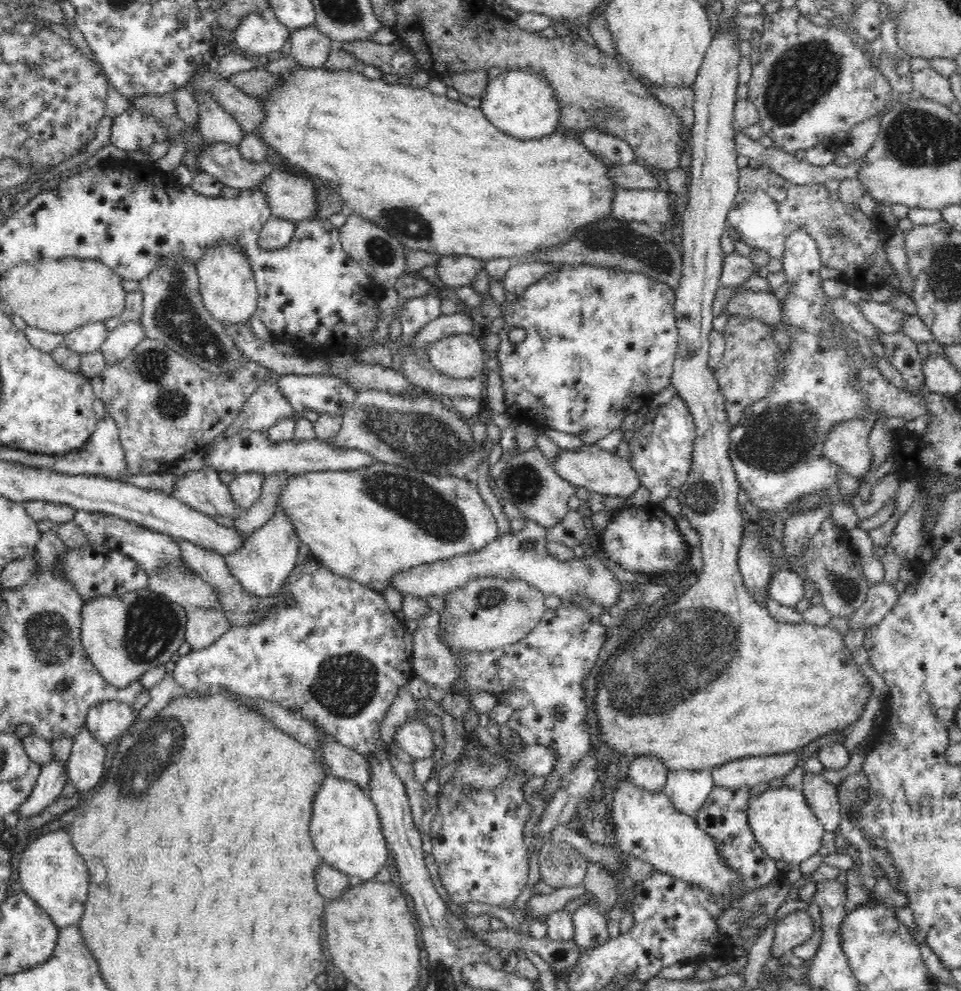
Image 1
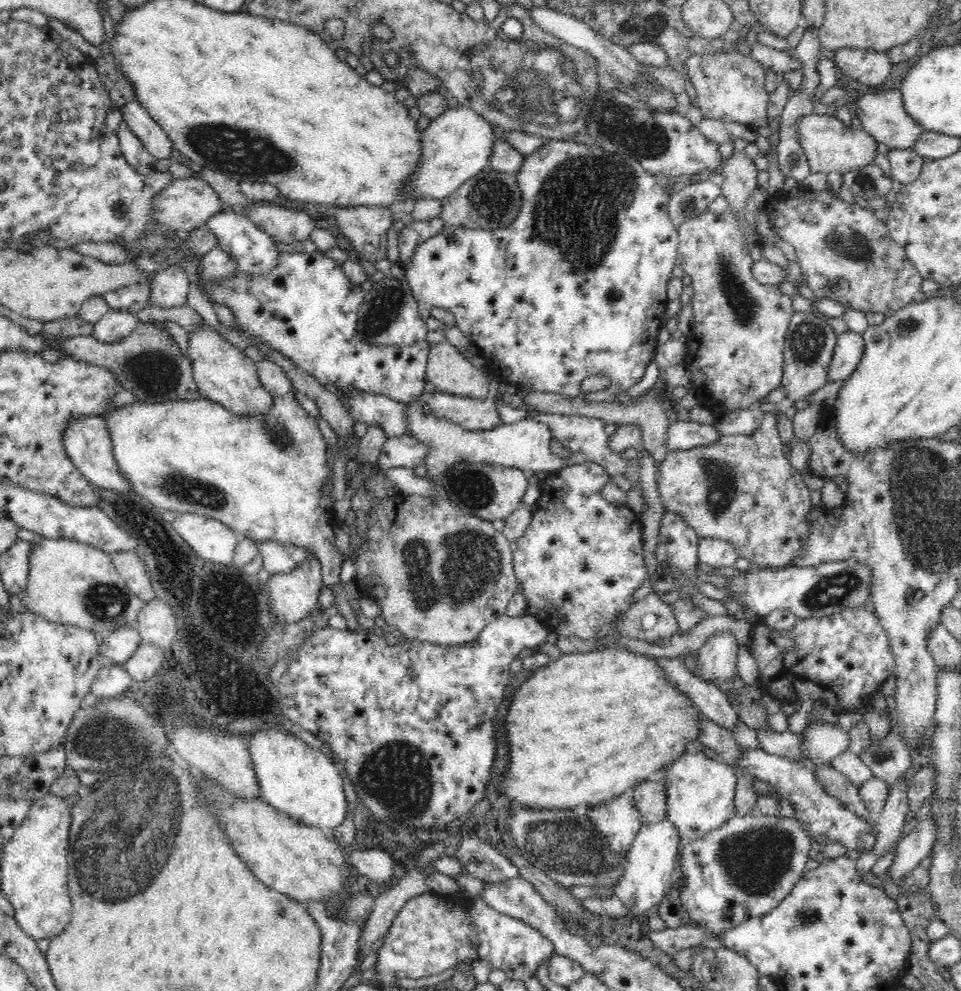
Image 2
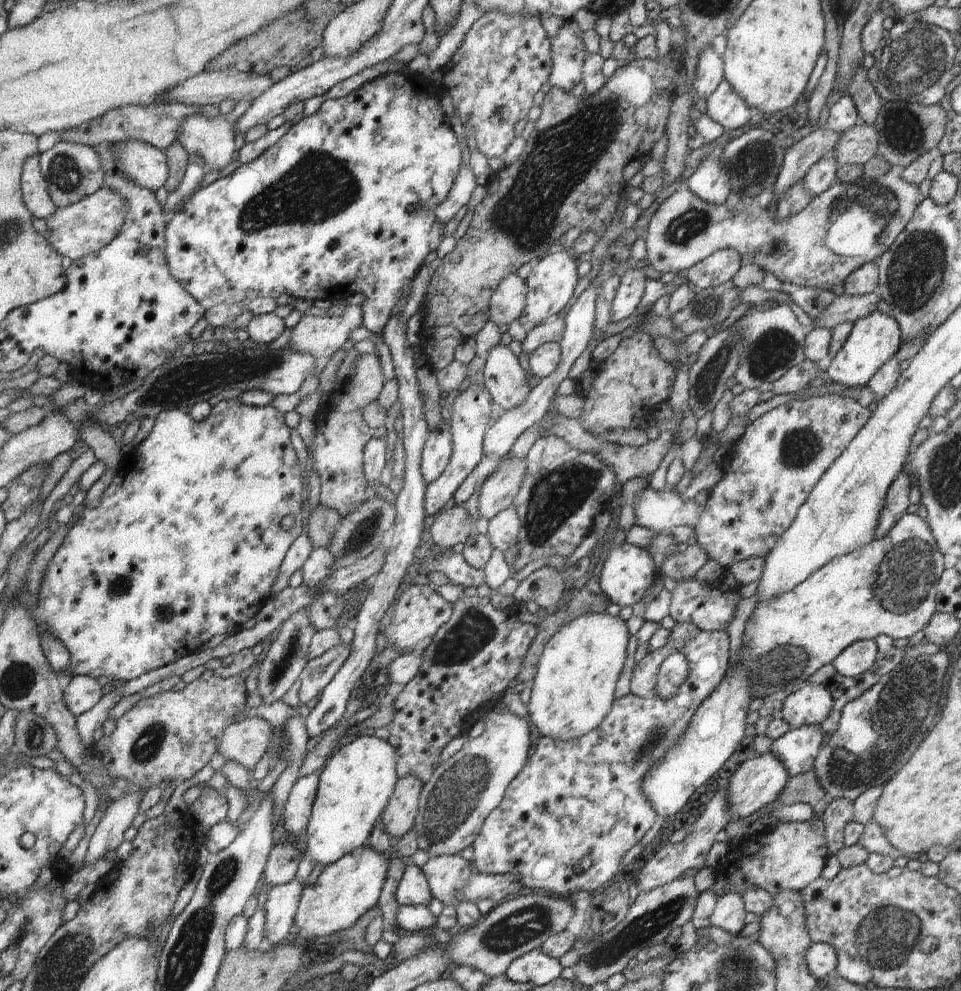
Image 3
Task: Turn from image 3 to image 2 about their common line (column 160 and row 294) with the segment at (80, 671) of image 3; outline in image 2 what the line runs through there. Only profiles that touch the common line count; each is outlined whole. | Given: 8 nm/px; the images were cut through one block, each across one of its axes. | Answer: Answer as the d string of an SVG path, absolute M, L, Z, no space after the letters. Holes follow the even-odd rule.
M565 140L546 141L538 152L526 155L521 171L515 175L517 185L522 195L522 208L508 228L485 230L484 228L460 228L446 223L442 231L432 236L415 248L415 253L403 266L406 280L409 282L412 296L422 307L446 308L456 319L457 327L464 336L478 349L484 359L486 372L495 377L498 382L514 385L521 389L554 392L568 396L570 399L586 397L581 394L582 382L590 376L608 376L610 385L593 393L588 393L590 401L618 401L616 395L620 390L626 390L640 382L646 367L654 360L658 342L658 332L664 326L667 307L668 283L672 279L679 236L678 229L670 221L668 205L670 193L661 188L658 177L646 172L638 160L596 148L592 144L576 144ZM456 234L455 241L447 241L446 237Z

